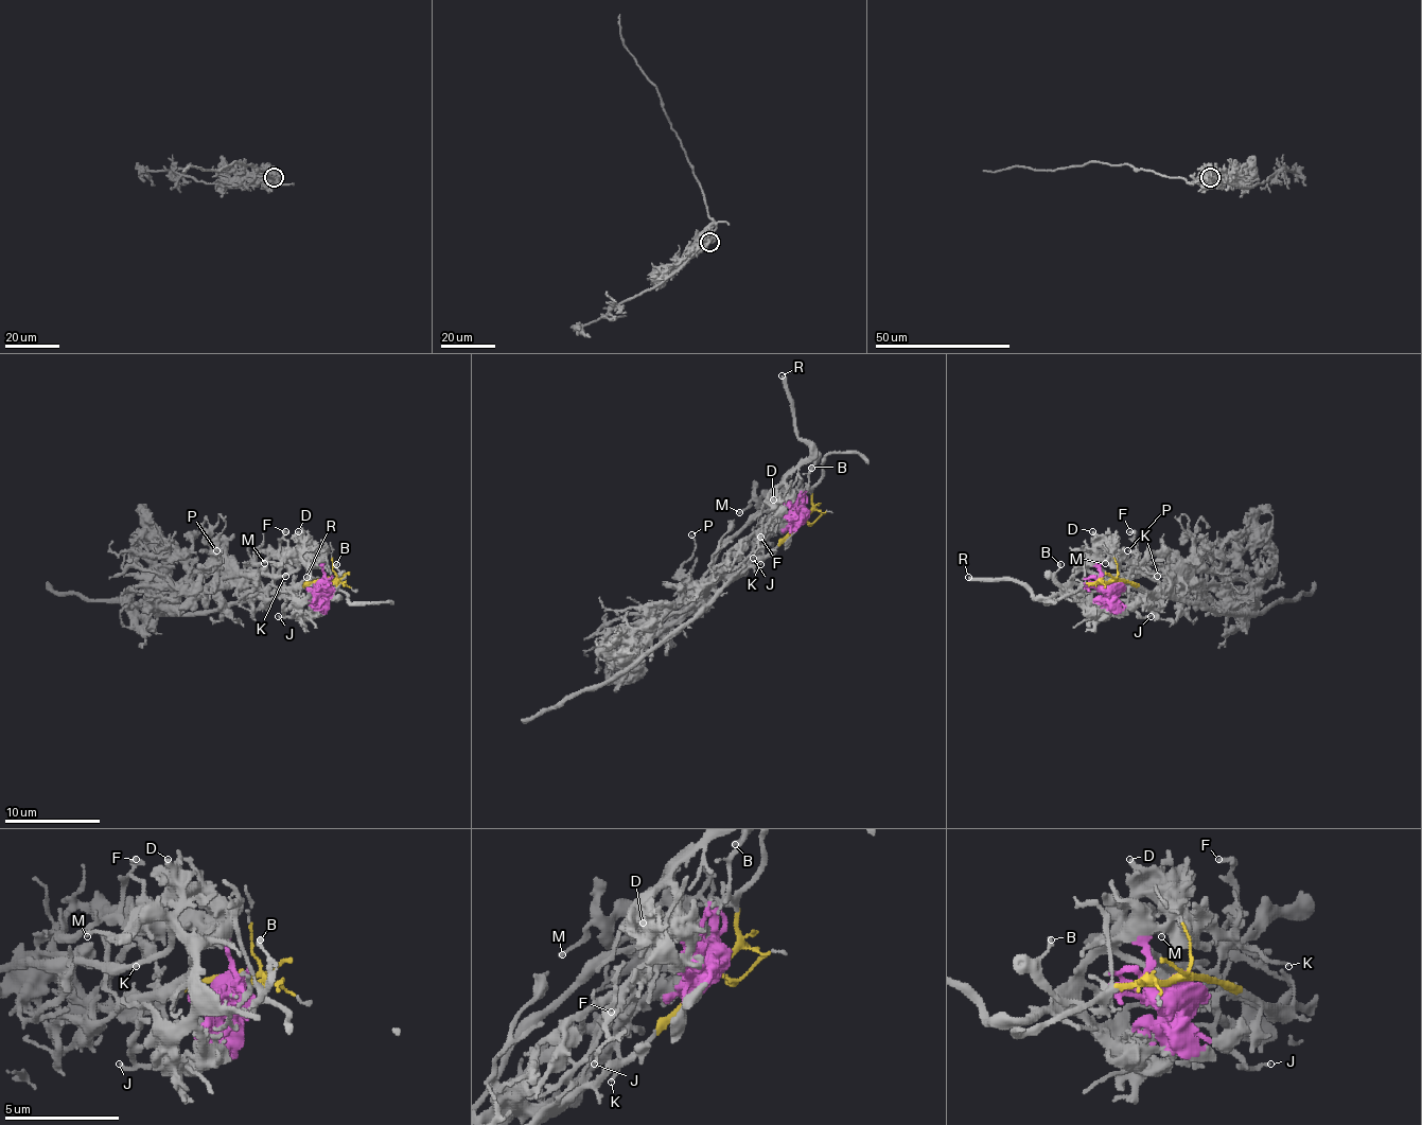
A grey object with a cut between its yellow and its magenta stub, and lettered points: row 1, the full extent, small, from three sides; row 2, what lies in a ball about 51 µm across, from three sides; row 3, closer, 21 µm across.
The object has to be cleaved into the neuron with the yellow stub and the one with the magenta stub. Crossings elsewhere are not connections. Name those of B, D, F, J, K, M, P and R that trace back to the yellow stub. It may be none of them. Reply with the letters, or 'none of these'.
B, P

